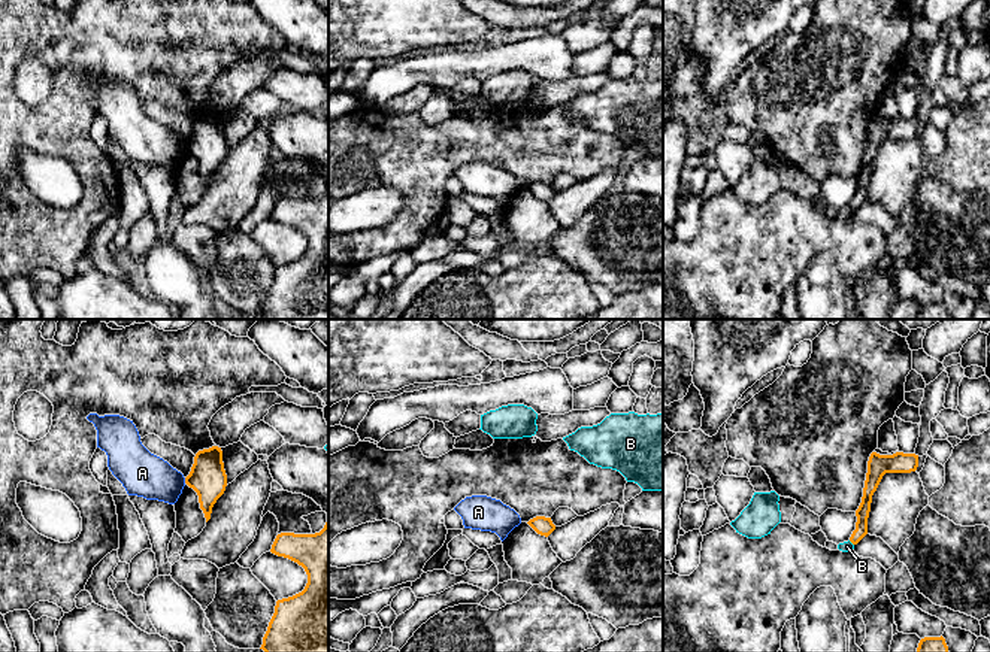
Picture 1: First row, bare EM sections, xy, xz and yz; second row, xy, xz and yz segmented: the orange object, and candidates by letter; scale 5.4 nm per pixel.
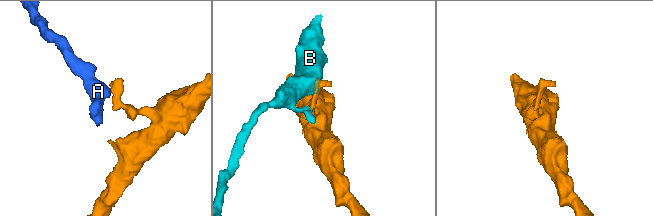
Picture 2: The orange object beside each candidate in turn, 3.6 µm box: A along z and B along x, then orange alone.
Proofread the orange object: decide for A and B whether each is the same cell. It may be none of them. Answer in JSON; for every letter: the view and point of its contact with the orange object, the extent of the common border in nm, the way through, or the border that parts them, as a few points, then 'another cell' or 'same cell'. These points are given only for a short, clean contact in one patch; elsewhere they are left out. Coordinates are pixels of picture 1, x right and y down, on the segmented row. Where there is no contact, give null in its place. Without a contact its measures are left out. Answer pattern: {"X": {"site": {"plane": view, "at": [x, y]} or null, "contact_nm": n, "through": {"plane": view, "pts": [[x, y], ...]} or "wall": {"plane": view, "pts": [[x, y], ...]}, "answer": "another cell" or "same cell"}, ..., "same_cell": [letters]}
{"A": {"site": {"plane": "xy", "at": [185, 481]}, "contact_nm": 30, "wall": {"plane": "xy", "pts": [[184, 478], [185, 482]]}, "answer": "another cell"}, "B": {"site": {"plane": "yz", "at": [851, 542]}, "contact_nm": 40, "answer": "another cell"}, "same_cell": []}

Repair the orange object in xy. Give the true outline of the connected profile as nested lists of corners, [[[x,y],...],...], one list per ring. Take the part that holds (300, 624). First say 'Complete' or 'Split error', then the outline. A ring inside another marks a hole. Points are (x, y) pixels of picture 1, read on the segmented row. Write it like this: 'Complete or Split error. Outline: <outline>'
Complete. Outline: [[[329,513],[320,533],[281,533],[270,552],[302,565],[308,583],[302,592],[276,601],[260,649],[329,652]]]

